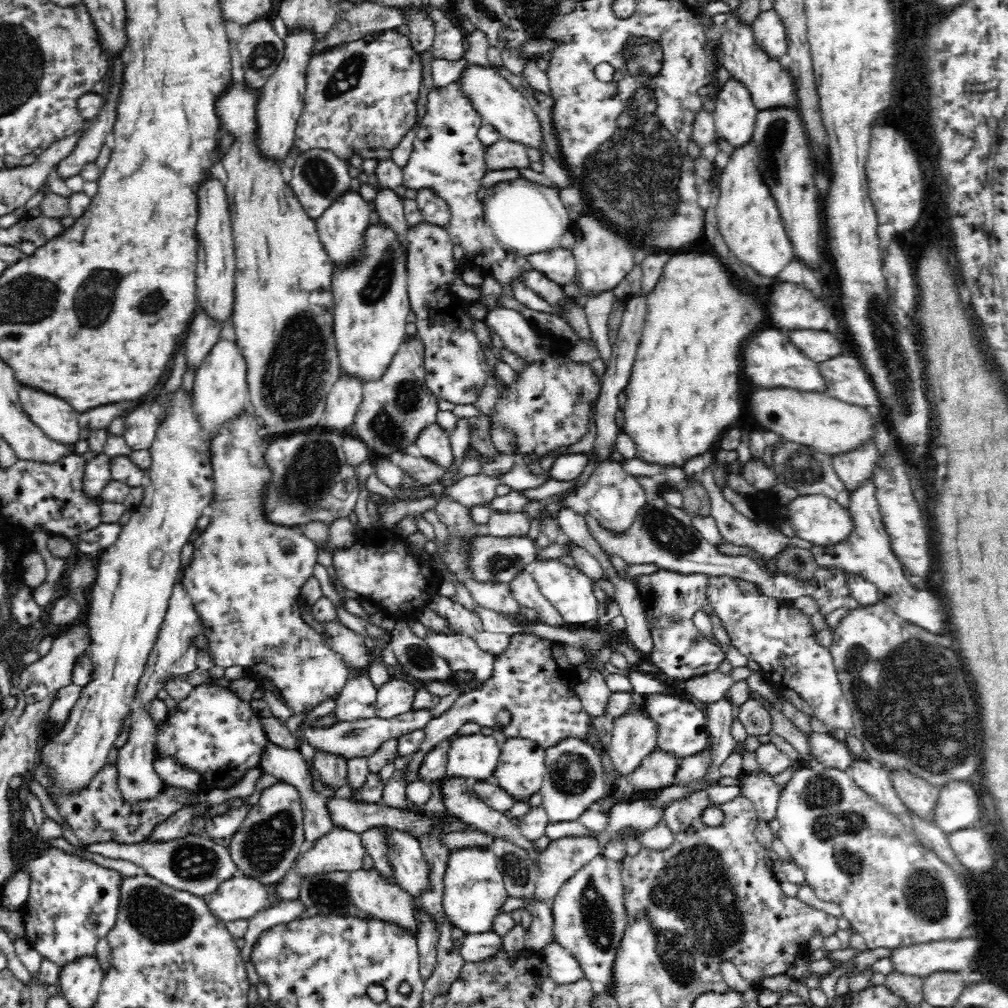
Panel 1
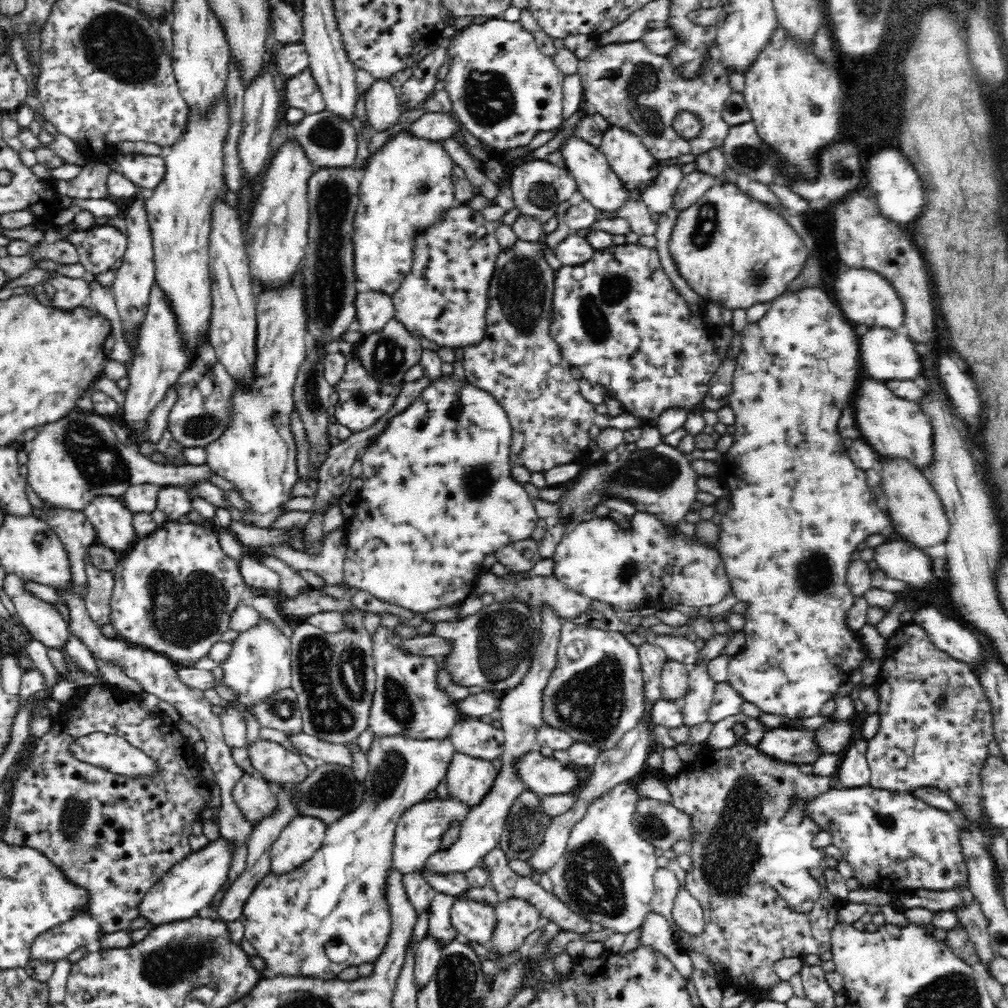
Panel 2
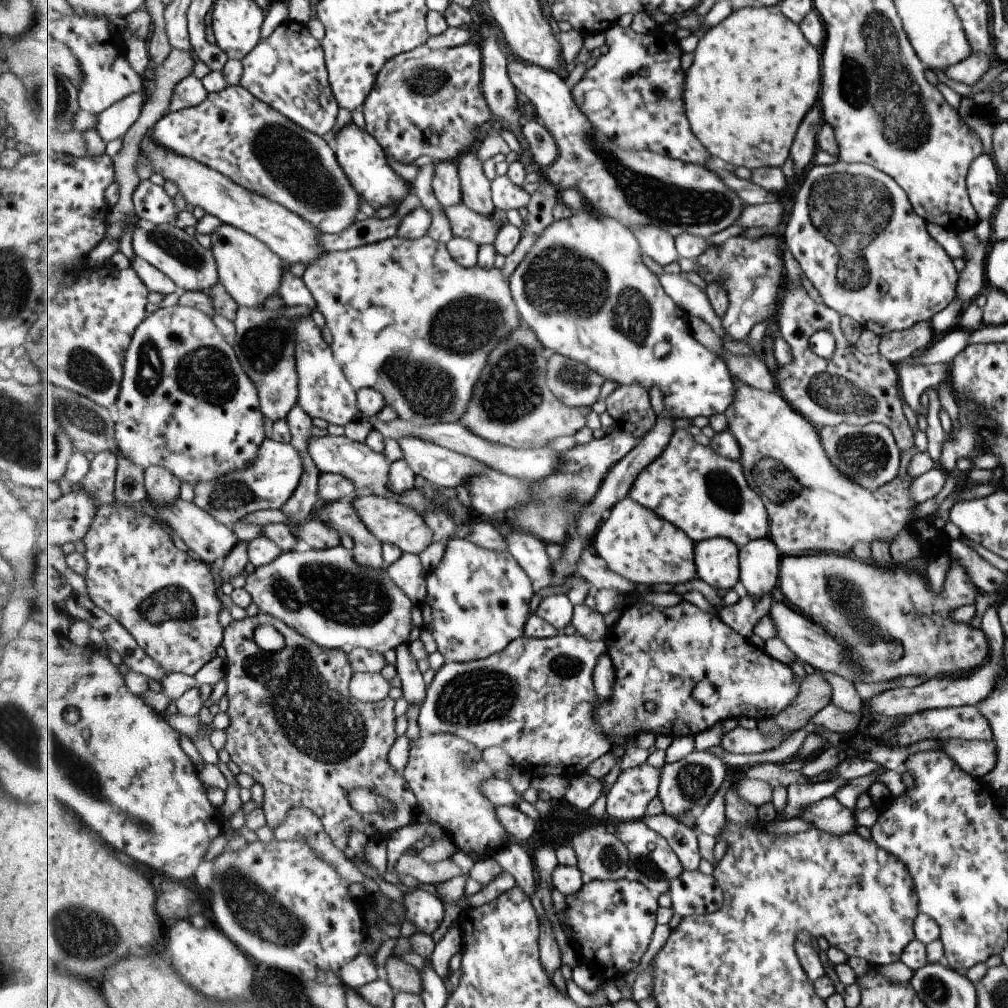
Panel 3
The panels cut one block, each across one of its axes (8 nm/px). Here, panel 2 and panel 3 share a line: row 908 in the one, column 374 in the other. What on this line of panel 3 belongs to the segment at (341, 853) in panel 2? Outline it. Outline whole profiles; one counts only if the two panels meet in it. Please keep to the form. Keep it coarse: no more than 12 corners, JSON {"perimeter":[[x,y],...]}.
{"perimeter":[[431,236],[303,280],[358,390],[459,423],[521,326],[499,267]]}

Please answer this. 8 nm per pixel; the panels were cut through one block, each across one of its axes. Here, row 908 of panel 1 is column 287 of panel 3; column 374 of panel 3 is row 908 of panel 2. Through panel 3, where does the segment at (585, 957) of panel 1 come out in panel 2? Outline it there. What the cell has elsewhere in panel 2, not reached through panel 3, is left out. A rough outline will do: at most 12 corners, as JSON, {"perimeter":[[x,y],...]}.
{"perimeter":[[644,771],[594,800],[547,870],[596,928],[652,915],[654,847],[631,823]]}

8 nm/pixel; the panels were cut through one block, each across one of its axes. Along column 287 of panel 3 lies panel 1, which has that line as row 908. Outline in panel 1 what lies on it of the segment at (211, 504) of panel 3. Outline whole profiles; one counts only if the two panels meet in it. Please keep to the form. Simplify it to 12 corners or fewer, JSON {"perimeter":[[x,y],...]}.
{"perimeter":[[492,849],[451,852],[443,907],[468,935],[490,932],[508,893]]}

